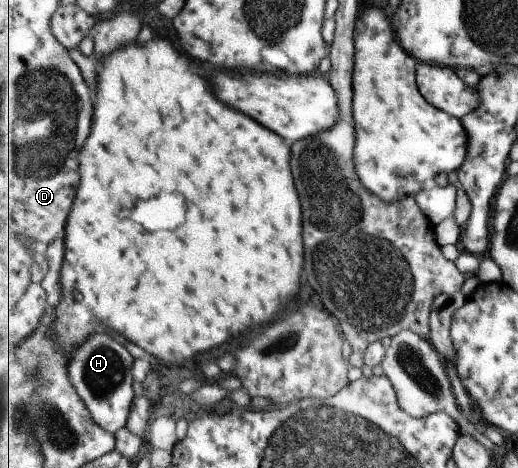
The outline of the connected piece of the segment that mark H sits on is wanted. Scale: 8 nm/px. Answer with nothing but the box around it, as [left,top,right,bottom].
[68,333,136,433]

